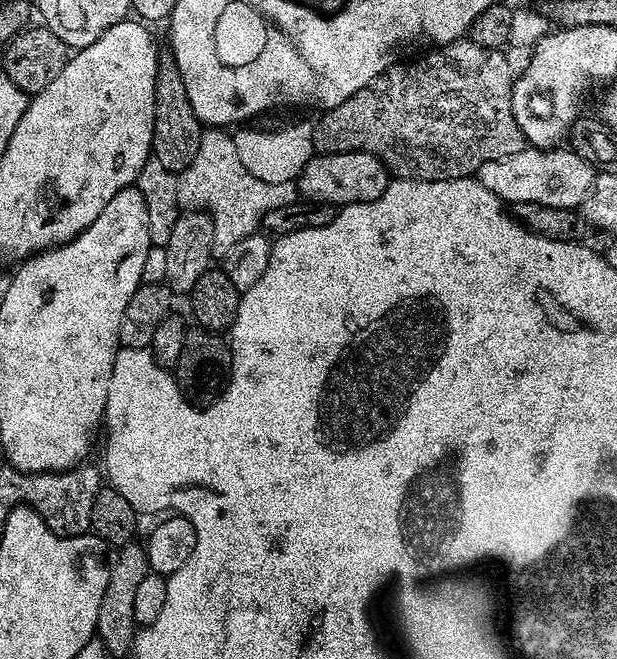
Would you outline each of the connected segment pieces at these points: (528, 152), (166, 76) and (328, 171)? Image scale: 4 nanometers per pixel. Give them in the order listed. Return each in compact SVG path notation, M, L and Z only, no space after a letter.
M526 146L508 160L486 162L486 166L479 170L478 179L486 190L490 190L490 194L494 194L508 206L534 202L542 206L576 210L592 192L592 183L597 175L596 169L590 162L586 162L586 158L582 158L567 147L543 150Z
M161 59L156 69L156 89L154 90L155 120L152 136L153 159L161 162L166 170L174 173L184 172L194 160L201 144L204 130L196 117L195 108L190 102L186 82L176 68L175 60Z
M326 152L316 154L302 170L298 179L298 192L305 201L316 206L343 206L374 202L390 183L390 173L384 163L365 152Z

